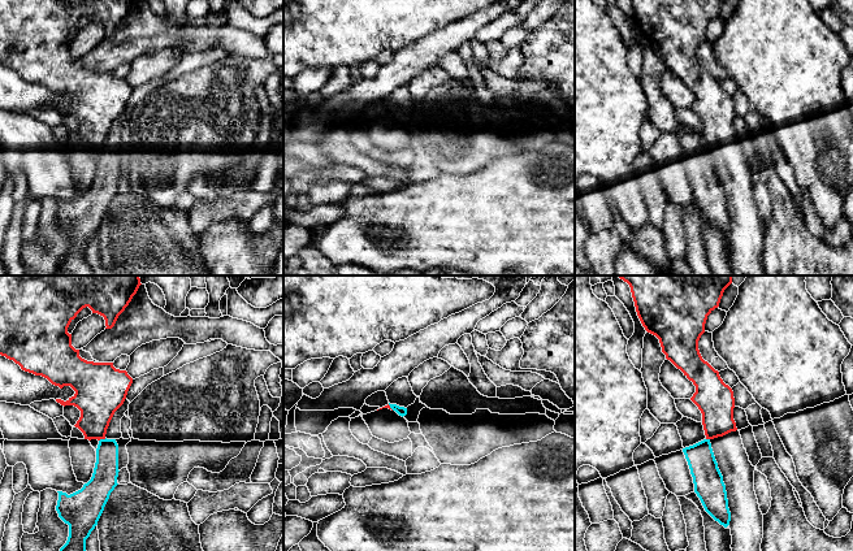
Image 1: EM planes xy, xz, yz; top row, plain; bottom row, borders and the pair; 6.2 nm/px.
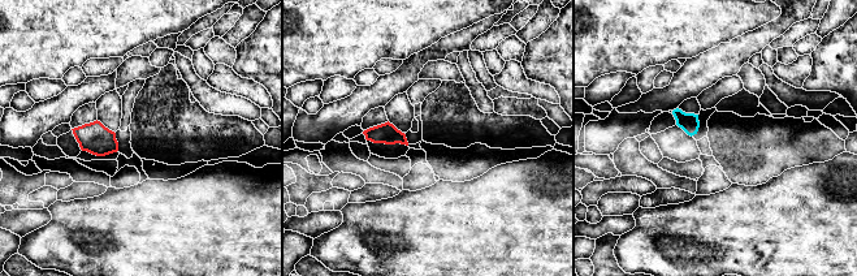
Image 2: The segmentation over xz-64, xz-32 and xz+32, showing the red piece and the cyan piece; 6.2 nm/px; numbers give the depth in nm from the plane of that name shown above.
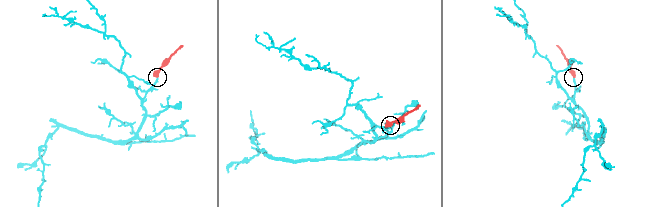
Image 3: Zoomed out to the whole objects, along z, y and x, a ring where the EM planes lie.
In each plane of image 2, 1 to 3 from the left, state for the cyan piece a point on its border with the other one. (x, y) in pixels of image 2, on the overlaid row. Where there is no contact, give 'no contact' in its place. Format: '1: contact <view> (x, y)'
1: no contact
2: no contact
3: no contact

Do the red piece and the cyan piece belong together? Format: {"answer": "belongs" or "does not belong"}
{"answer": "does not belong"}

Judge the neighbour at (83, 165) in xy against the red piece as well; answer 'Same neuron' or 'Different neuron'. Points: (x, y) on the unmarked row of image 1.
Different neuron

